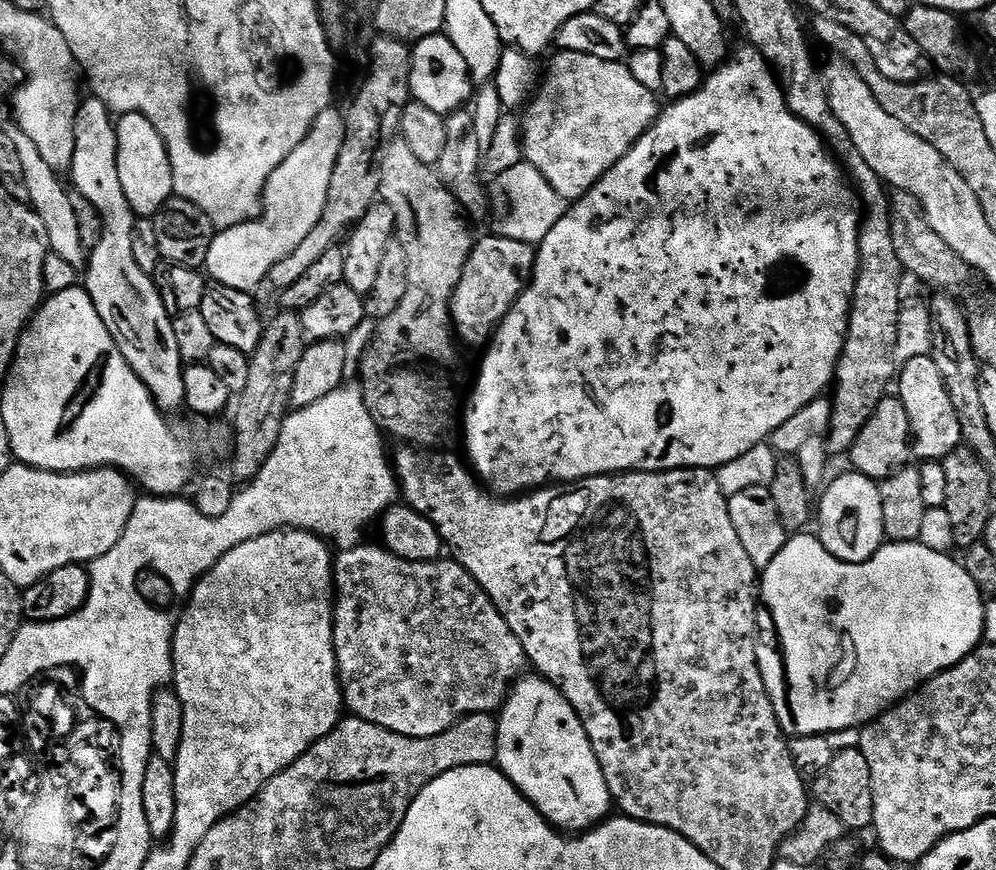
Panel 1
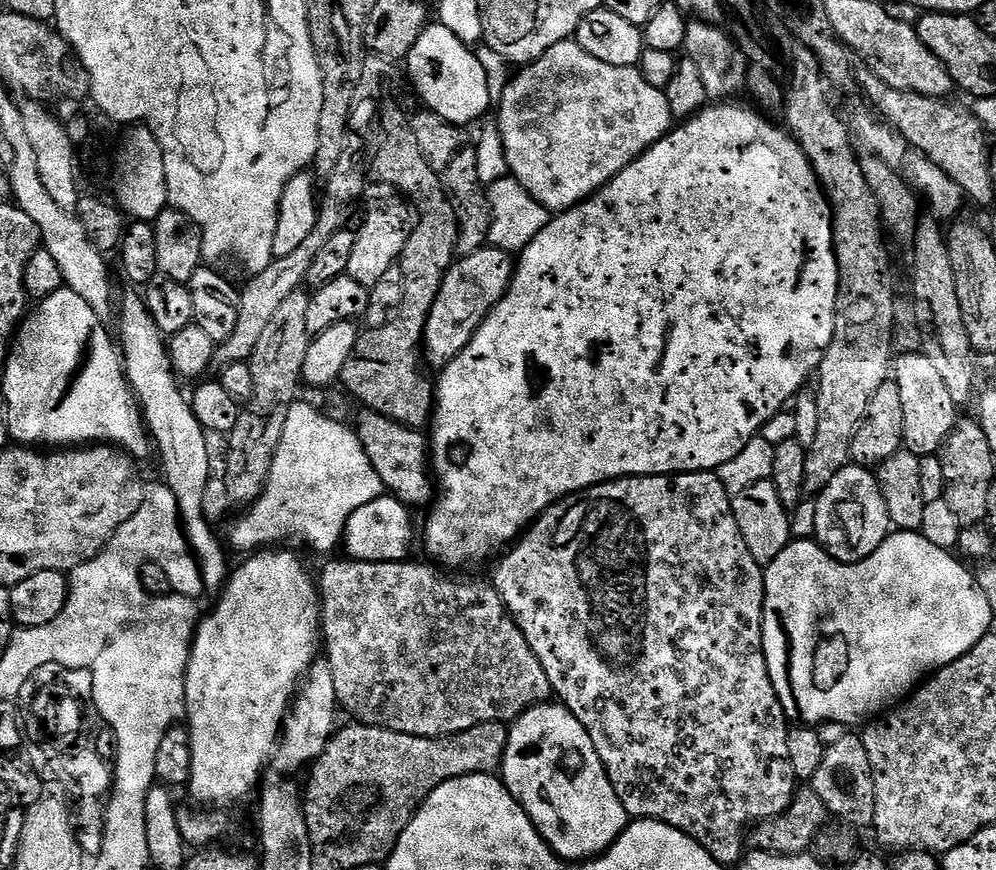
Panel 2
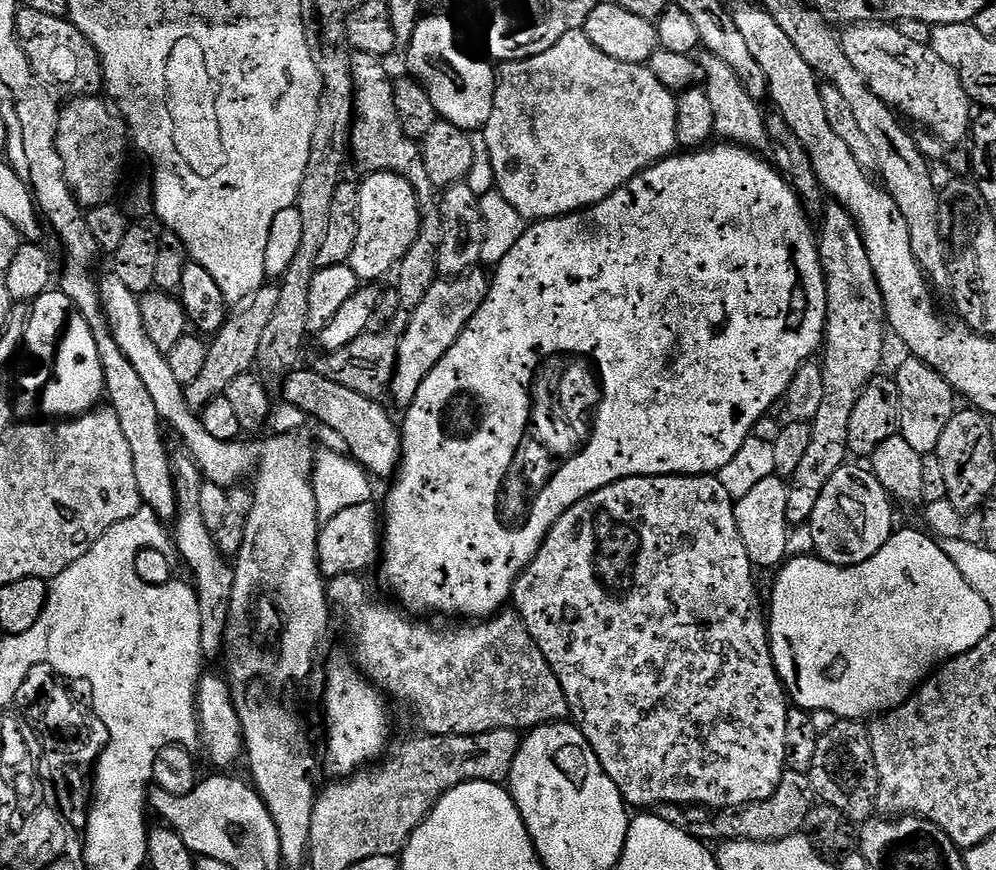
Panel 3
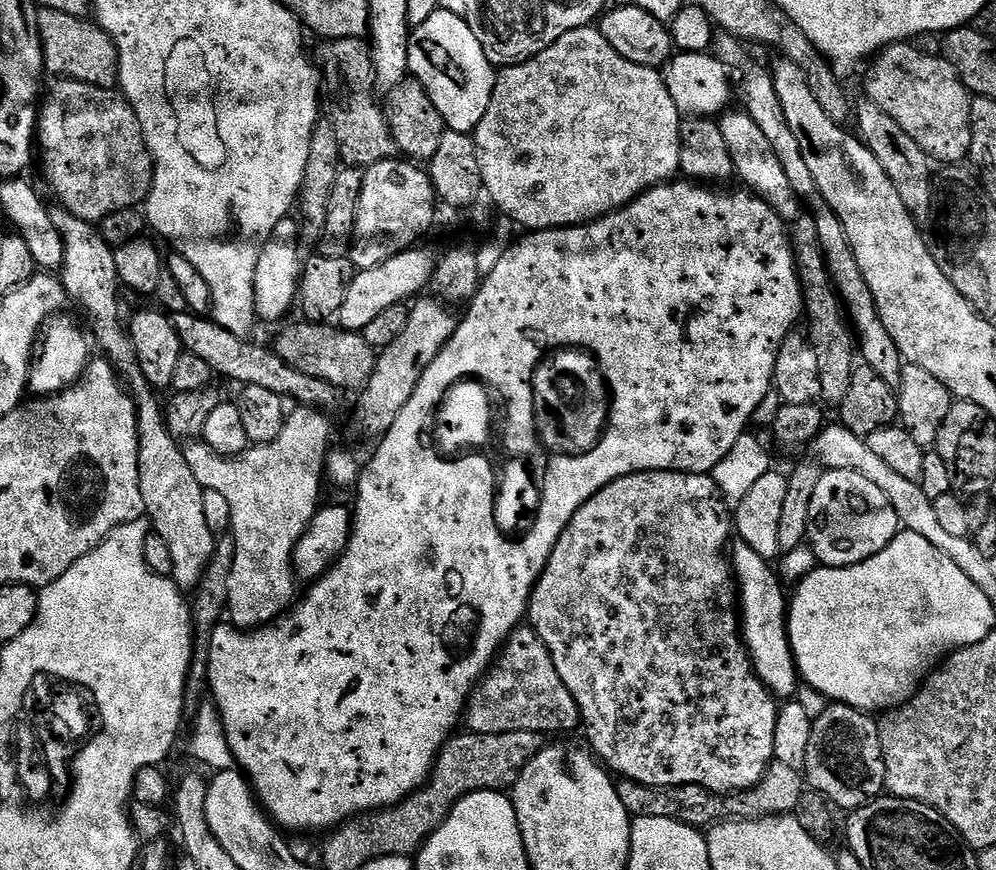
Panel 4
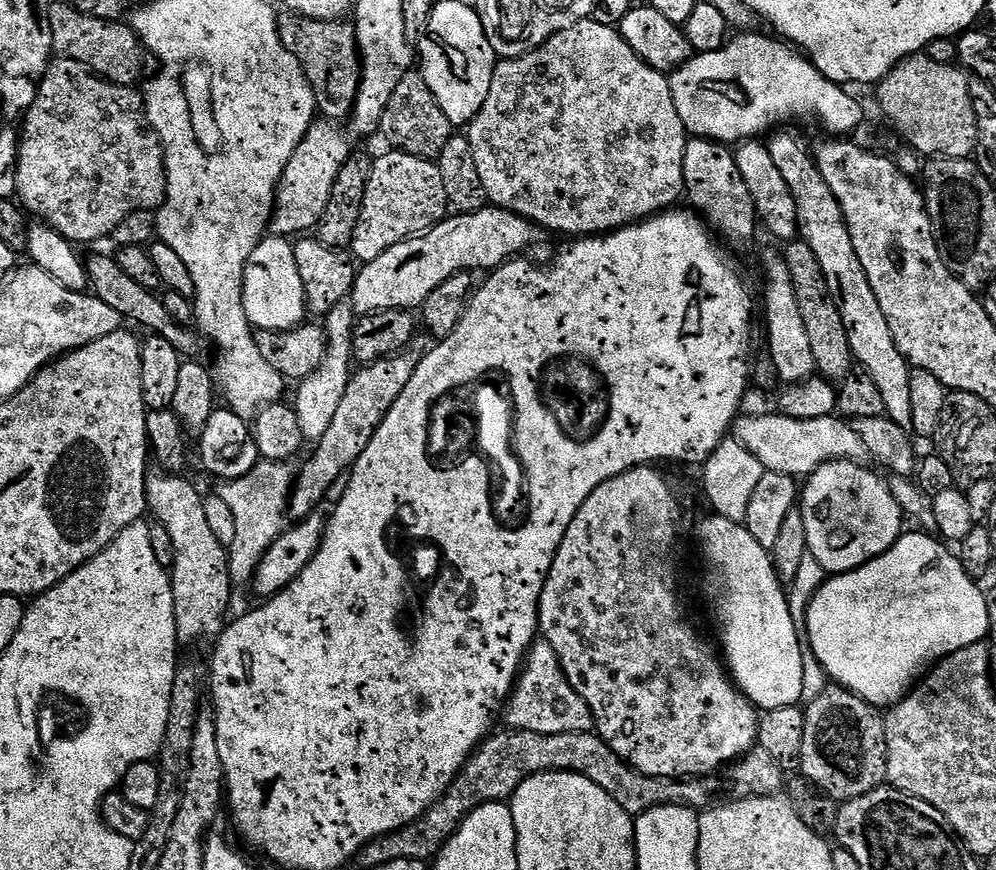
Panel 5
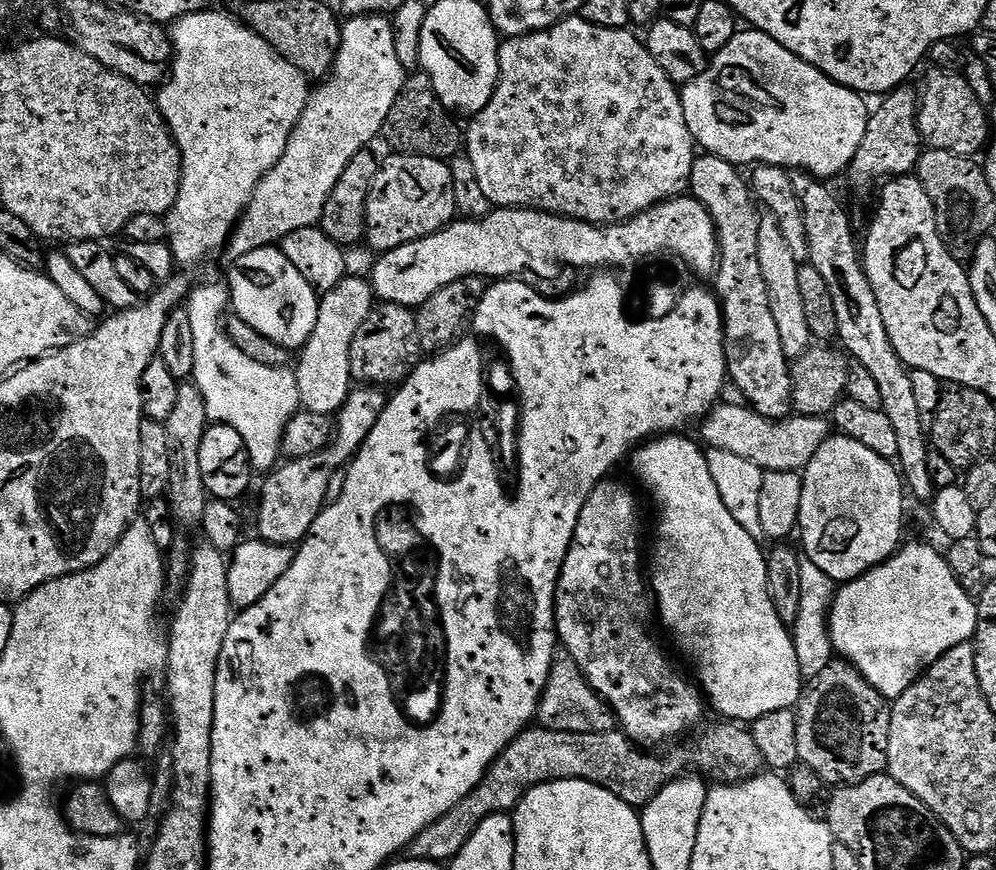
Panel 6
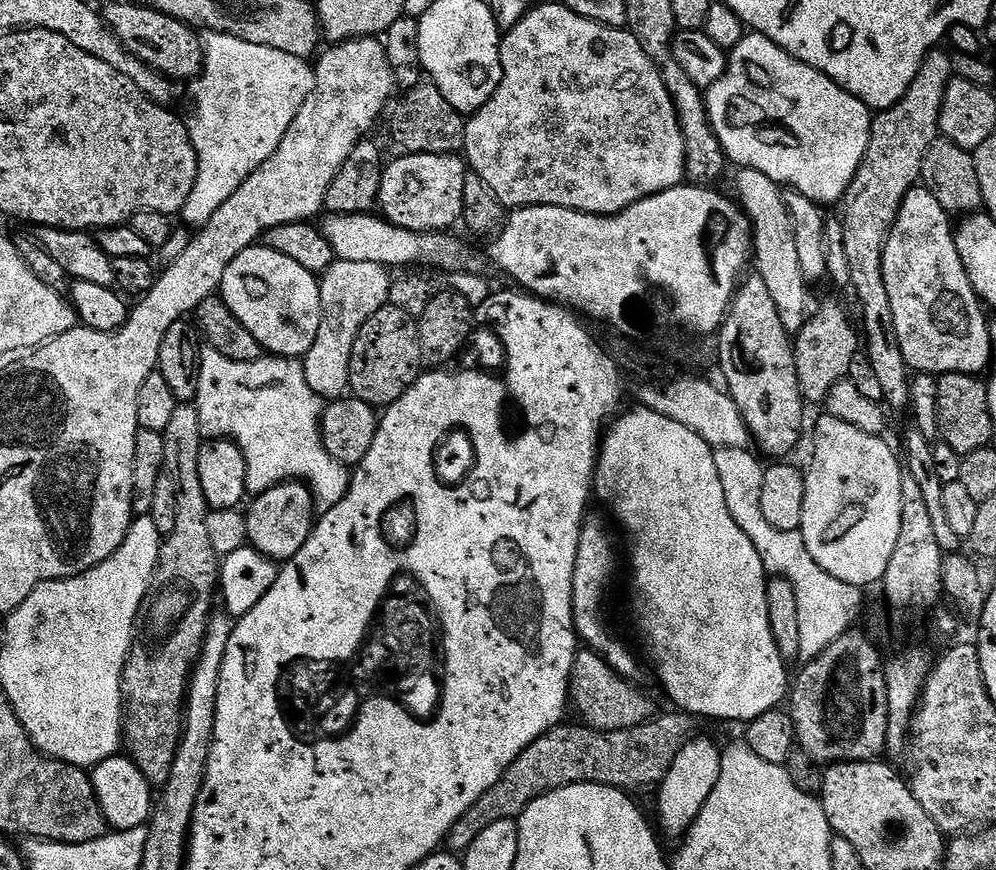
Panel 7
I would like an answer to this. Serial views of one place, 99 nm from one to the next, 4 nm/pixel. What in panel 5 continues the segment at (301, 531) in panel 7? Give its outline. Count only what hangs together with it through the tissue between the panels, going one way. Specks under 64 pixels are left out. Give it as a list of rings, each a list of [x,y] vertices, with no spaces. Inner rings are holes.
[[[408,355],[389,356],[372,364],[357,367],[353,371],[352,381],[346,386],[346,394],[334,414],[334,422],[330,422],[326,434],[322,434],[322,438],[315,441],[313,448],[316,449],[313,450],[312,457],[298,468],[290,497],[291,511],[297,512],[297,517],[307,518],[313,515],[319,509],[316,507],[323,502],[324,495],[336,483],[341,483],[345,473],[358,462],[362,450],[370,446],[370,438],[374,438],[378,426],[382,426],[390,406],[398,402],[398,394],[402,394],[402,390],[406,390],[410,383],[410,378],[414,378],[418,360],[415,355]]]

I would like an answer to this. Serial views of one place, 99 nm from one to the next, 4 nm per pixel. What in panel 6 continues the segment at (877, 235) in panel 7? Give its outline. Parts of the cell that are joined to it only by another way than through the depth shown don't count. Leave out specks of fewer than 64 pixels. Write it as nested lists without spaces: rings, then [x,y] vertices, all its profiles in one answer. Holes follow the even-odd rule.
[[[901,86],[887,93],[881,99],[884,101],[871,109],[862,144],[846,171],[846,178],[858,191],[864,192],[871,184],[879,185],[895,177],[915,173],[922,151],[920,127],[916,121],[920,113],[920,98],[921,93],[917,89],[915,92],[912,86]]]

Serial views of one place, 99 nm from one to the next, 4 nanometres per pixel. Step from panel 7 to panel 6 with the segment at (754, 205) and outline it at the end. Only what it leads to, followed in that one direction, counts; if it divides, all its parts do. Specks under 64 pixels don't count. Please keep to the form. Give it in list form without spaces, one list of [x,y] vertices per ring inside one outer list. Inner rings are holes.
[[[764,214],[760,218],[758,230],[758,263],[762,266],[762,278],[766,278],[766,290],[770,294],[770,310],[774,314],[774,323],[778,325],[778,338],[782,340],[782,350],[789,361],[796,361],[813,343],[810,325],[806,320],[805,303],[802,300],[801,287],[798,286],[800,264],[797,253],[787,241],[786,234],[780,228],[775,215]]]

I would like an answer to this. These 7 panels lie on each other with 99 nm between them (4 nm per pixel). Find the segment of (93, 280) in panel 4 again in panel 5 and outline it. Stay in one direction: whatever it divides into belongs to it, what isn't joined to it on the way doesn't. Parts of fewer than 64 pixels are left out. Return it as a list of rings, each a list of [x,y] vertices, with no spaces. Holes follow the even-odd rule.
[[[155,474],[147,477],[148,512],[170,534],[174,562],[170,569],[174,594],[176,639],[181,645],[196,640],[224,611],[232,600],[234,585],[228,572],[228,550],[214,538],[206,519],[204,496],[180,474]]]

